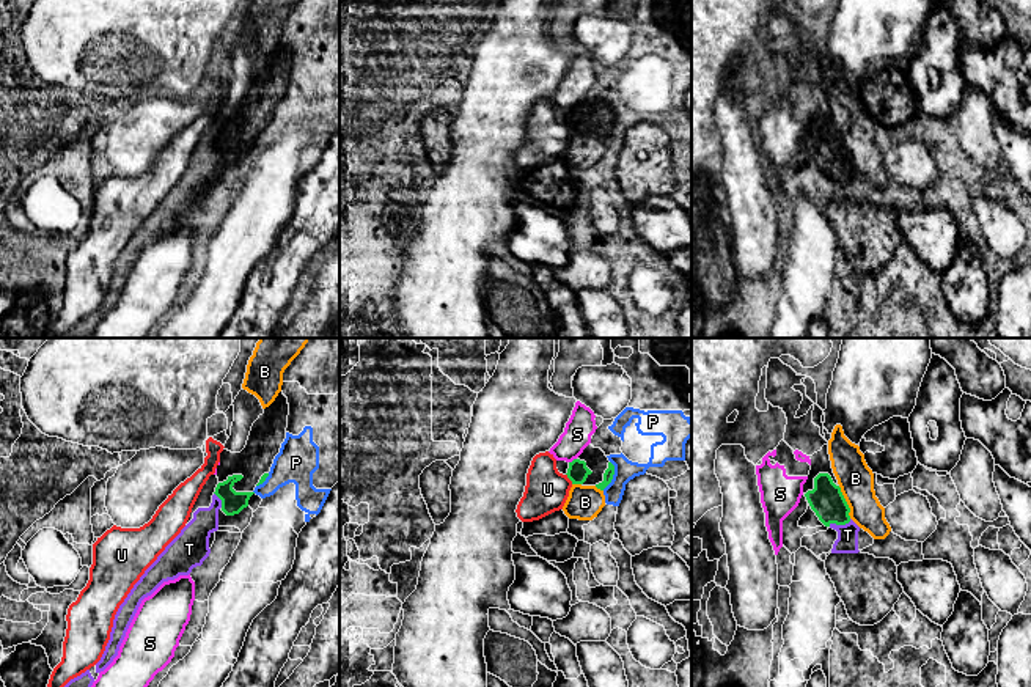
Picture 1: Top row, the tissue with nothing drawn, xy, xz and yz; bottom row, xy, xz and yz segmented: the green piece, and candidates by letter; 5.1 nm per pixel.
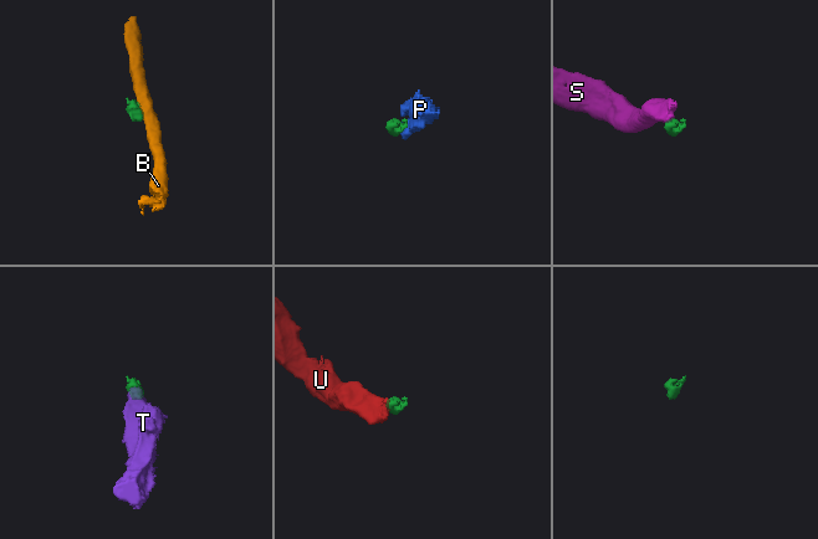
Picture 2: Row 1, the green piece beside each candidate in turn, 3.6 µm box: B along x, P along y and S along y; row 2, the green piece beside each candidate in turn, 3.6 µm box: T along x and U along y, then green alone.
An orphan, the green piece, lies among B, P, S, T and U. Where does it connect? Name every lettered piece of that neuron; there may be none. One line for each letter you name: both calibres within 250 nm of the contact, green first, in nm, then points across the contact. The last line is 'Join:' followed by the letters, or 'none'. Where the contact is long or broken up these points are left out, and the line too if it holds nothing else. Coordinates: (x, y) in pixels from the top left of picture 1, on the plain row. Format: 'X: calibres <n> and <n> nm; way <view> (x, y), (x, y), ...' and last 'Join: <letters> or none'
T: calibres 170 and 110 nm; way yz (827, 148), (840, 172), (847, 183)
Join: T

